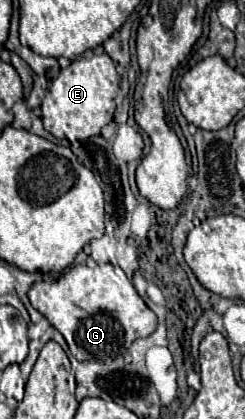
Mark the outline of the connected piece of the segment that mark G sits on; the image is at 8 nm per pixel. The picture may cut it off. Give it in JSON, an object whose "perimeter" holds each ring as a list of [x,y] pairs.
{"perimeter":[[[113,264],[73,266],[57,280],[33,284],[29,300],[63,334],[77,360],[109,362],[125,354],[133,340],[147,338],[157,328],[155,312],[137,294],[125,272]]]}

